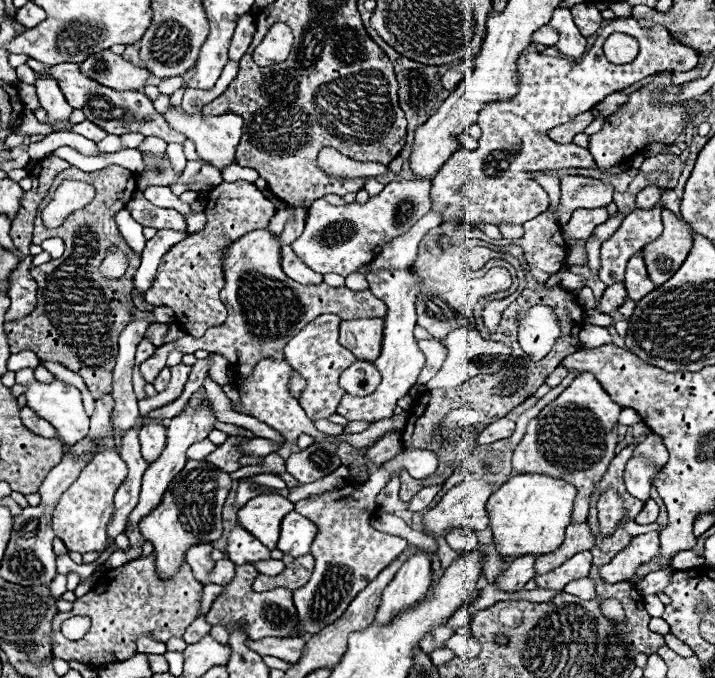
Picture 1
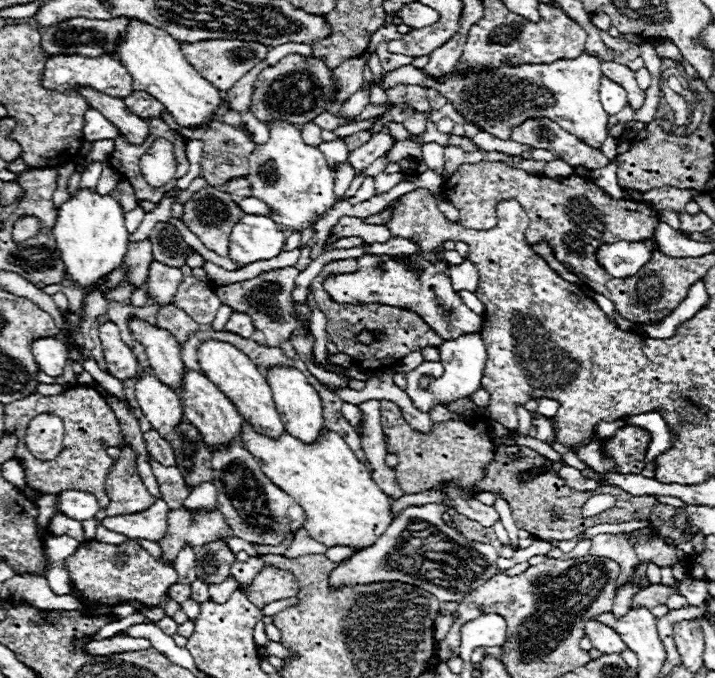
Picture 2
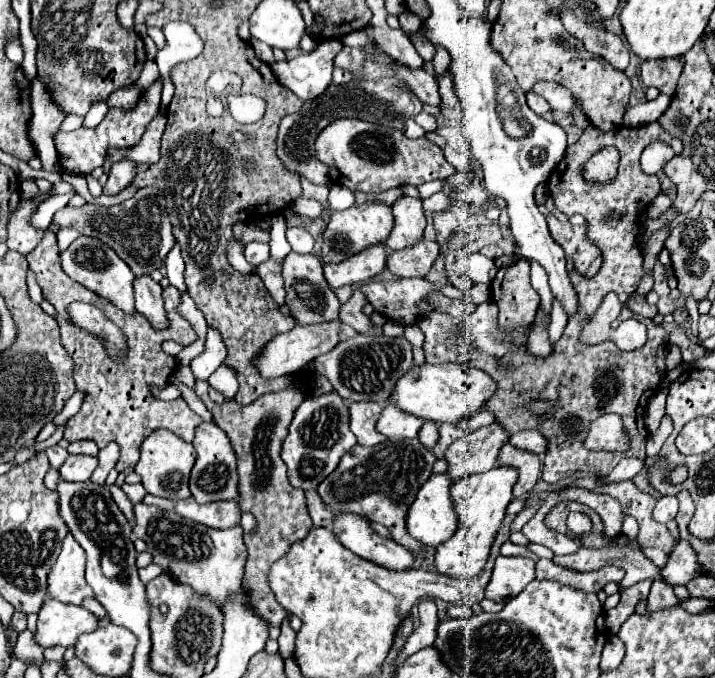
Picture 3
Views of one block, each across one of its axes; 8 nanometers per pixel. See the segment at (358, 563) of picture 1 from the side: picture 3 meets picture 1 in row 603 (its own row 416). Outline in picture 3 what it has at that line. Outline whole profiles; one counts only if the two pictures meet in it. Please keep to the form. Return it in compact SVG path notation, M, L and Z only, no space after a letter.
M336 392L322 396L308 396L290 424L290 432L282 444L282 460L288 466L288 480L302 490L316 490L316 486L334 472L340 458L356 446L356 436L348 424L348 402Z

